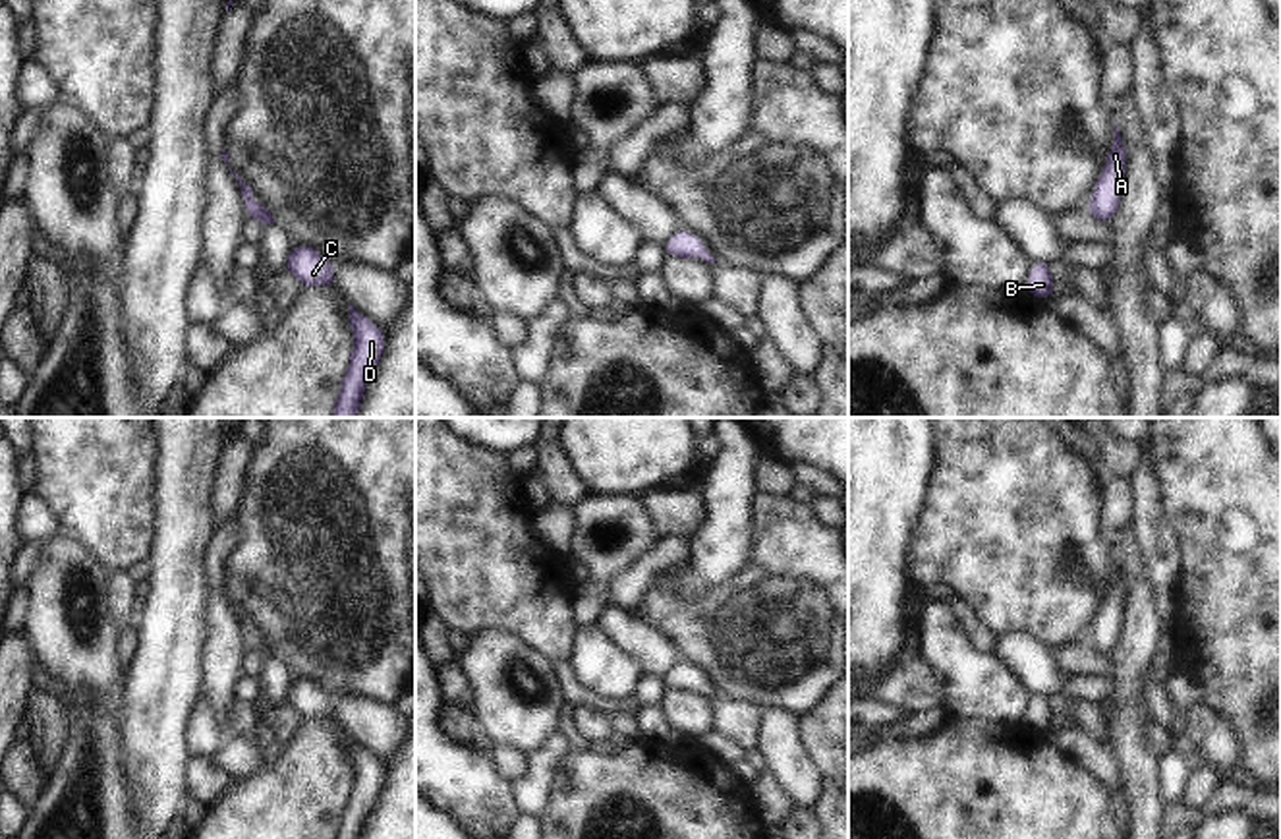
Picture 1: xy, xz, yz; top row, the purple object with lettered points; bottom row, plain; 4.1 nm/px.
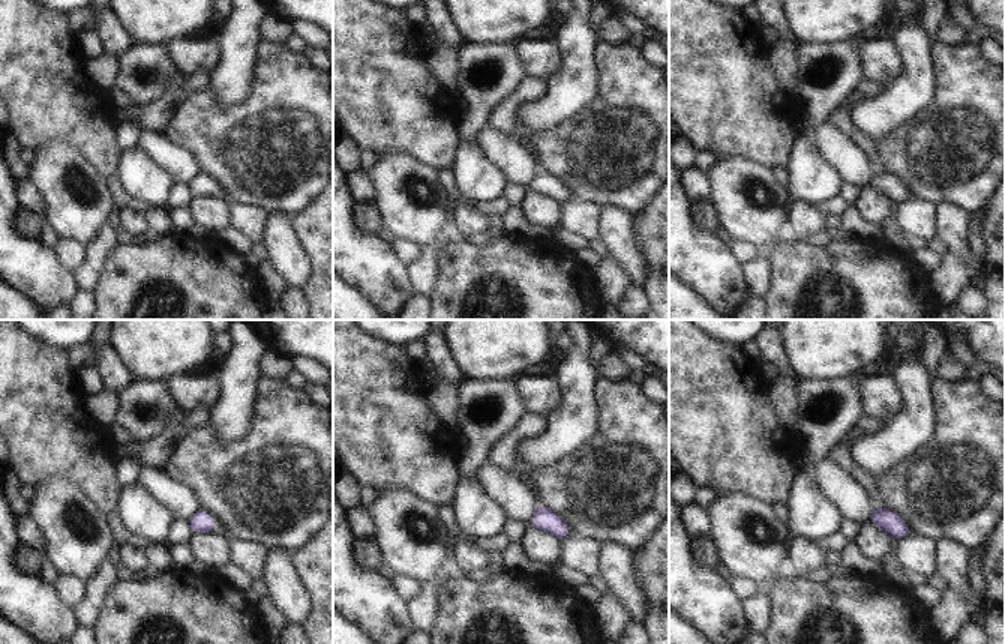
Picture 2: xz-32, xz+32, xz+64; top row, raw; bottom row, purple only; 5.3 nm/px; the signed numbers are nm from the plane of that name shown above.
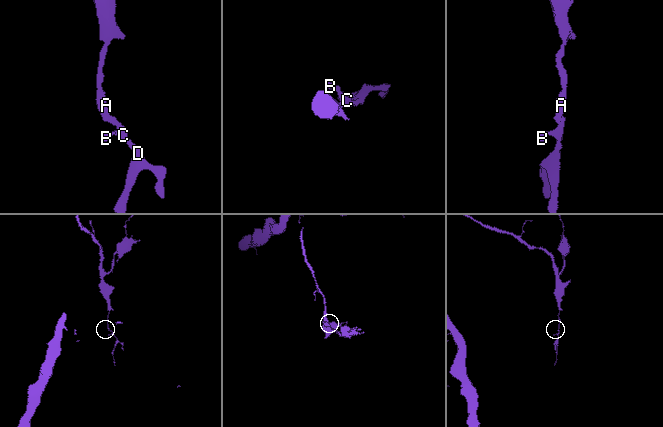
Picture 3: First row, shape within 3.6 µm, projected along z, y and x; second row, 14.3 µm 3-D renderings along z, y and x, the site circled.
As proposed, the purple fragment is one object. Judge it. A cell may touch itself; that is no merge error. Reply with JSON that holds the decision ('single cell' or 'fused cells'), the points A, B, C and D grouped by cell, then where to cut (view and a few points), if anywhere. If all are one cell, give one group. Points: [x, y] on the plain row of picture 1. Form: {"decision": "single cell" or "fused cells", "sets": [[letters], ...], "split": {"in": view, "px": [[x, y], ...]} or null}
{"decision": "single cell", "sets": [["A", "B", "C", "D"]], "split": null}

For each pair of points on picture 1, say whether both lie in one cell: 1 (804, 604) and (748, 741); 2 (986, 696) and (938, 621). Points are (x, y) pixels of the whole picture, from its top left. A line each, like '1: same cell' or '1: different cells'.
1: different cells
2: same cell

